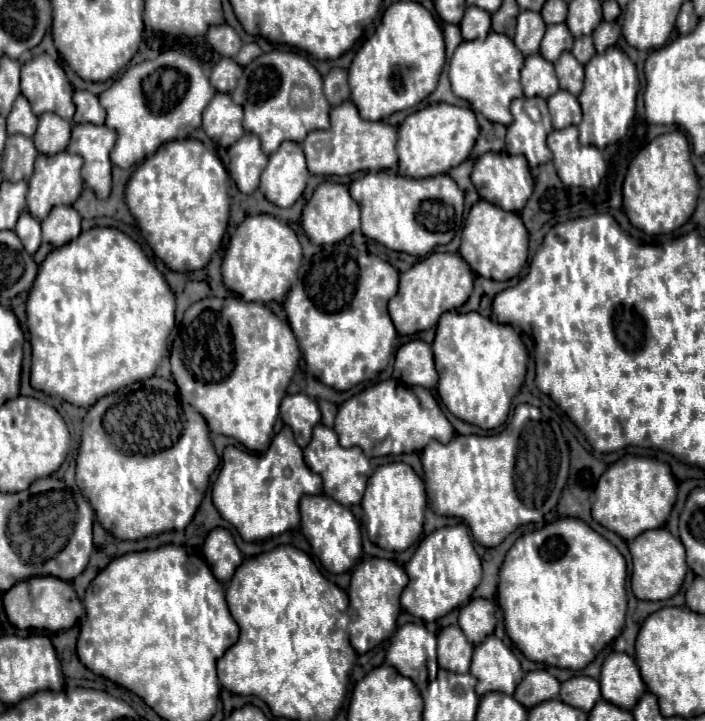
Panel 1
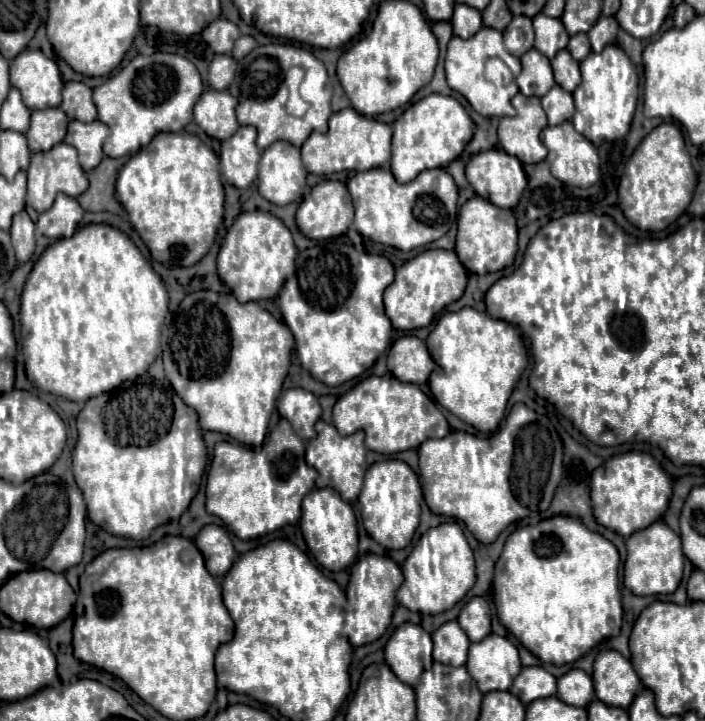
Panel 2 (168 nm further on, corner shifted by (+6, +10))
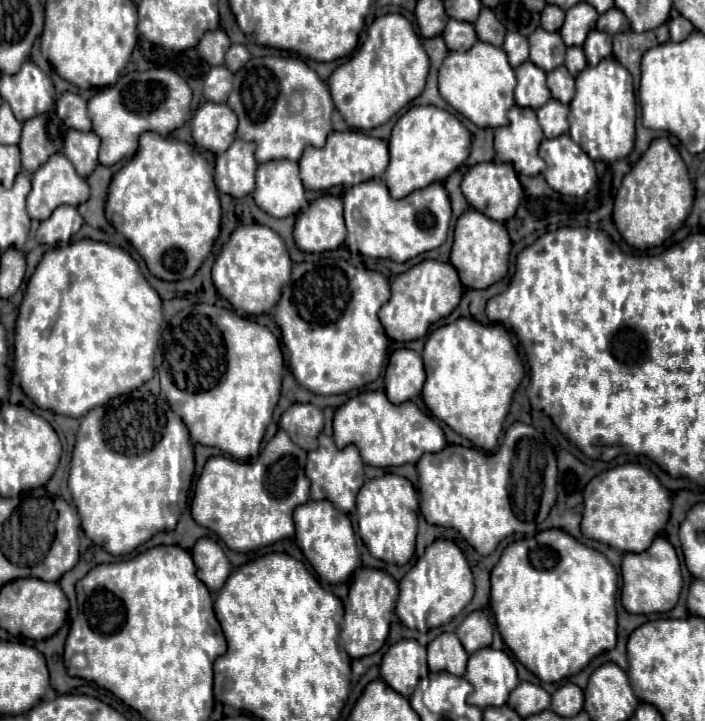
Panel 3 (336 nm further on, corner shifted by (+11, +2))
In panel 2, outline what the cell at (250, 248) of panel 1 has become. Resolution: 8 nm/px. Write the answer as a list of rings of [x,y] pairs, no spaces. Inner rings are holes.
[[[262,210],[244,212],[236,218],[220,246],[218,276],[242,304],[250,300],[270,300],[278,296],[284,280],[294,272],[294,260],[296,246],[280,218]]]

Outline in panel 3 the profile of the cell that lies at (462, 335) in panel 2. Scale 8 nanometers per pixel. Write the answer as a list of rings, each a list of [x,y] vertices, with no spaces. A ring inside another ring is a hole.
[[[459,318],[431,332],[423,348],[423,362],[427,372],[423,402],[431,414],[477,448],[493,450],[499,442],[513,392],[525,374],[509,332],[501,324],[485,326],[473,318]]]

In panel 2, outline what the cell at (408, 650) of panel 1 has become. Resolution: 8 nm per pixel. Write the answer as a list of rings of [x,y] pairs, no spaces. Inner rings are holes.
[[[404,622],[386,642],[384,656],[386,664],[402,682],[406,682],[408,686],[416,686],[420,674],[434,663],[432,651],[431,635],[418,624]]]

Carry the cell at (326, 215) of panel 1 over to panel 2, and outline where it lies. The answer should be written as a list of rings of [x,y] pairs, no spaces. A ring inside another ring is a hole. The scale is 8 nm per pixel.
[[[324,180],[310,190],[310,196],[300,202],[296,224],[304,236],[326,240],[340,236],[354,220],[354,206],[346,186],[338,180]]]

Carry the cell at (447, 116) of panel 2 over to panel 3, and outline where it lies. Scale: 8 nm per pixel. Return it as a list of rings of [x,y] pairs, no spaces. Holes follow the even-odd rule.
[[[411,106],[393,126],[389,138],[391,162],[383,174],[383,182],[393,198],[405,198],[413,190],[421,190],[433,182],[443,182],[469,156],[471,132],[447,110],[437,106]]]

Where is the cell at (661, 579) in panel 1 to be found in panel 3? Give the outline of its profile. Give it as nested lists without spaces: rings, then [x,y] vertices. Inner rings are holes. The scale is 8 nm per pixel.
[[[655,538],[653,546],[641,554],[625,554],[621,564],[623,574],[623,588],[621,588],[621,604],[631,614],[661,614],[669,612],[677,600],[679,592],[683,588],[679,558],[675,554],[675,548],[665,538]]]

